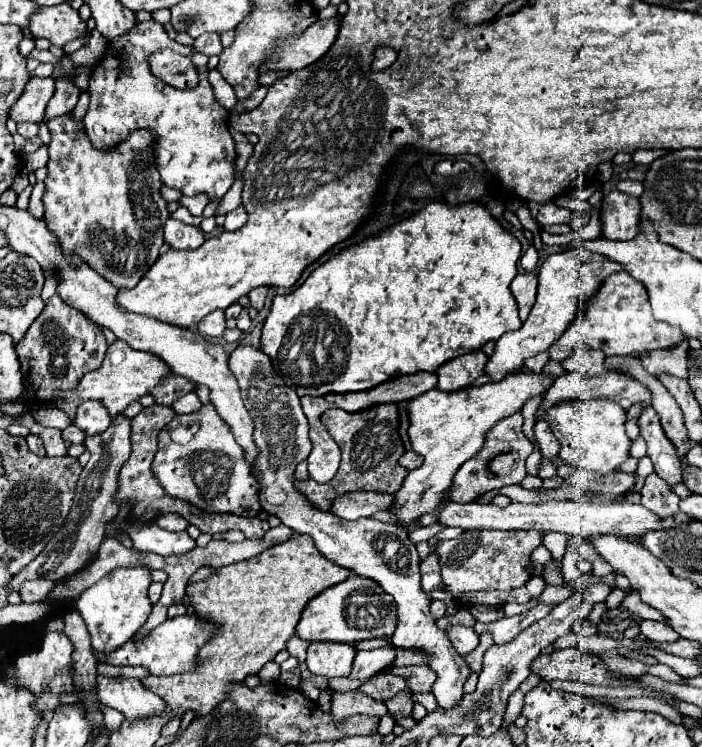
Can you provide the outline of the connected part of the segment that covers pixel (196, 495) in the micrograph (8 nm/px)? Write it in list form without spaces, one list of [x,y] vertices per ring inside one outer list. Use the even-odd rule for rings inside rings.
[[[211,403],[203,405],[199,411],[189,415],[175,415],[171,423],[167,423],[159,433],[159,449],[153,459],[153,473],[159,479],[161,487],[187,503],[193,503],[195,507],[211,513],[231,513],[231,515],[243,515],[243,517],[257,517],[261,513],[259,503],[259,485],[255,477],[251,477],[251,467],[245,461],[243,447],[235,441],[231,429],[223,419],[219,419],[219,413],[211,407]]]

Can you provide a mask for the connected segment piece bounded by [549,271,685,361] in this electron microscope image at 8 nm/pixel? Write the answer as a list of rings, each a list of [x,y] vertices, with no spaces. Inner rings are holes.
[[[619,271],[609,275],[599,291],[595,293],[593,299],[589,299],[581,311],[579,311],[575,321],[565,329],[565,333],[549,347],[549,357],[555,361],[565,361],[573,349],[587,345],[591,349],[603,351],[607,357],[609,355],[637,355],[643,351],[655,351],[655,349],[667,349],[671,345],[681,343],[685,337],[679,331],[679,327],[671,327],[669,323],[655,321],[651,315],[649,299],[645,287],[631,279],[627,271]]]

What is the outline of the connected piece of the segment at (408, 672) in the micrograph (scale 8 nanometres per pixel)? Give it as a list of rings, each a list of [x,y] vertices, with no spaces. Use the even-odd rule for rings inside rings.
[[[409,665],[409,667],[387,667],[385,673],[393,673],[397,677],[403,677],[407,681],[407,687],[413,693],[425,693],[431,691],[435,683],[435,673],[427,665]]]

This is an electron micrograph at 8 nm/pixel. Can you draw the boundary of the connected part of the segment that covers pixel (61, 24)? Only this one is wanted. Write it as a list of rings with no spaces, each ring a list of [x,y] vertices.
[[[61,3],[53,7],[39,7],[29,17],[29,29],[35,37],[49,39],[53,45],[63,47],[71,39],[77,39],[77,35],[83,35],[87,25],[69,3]]]

